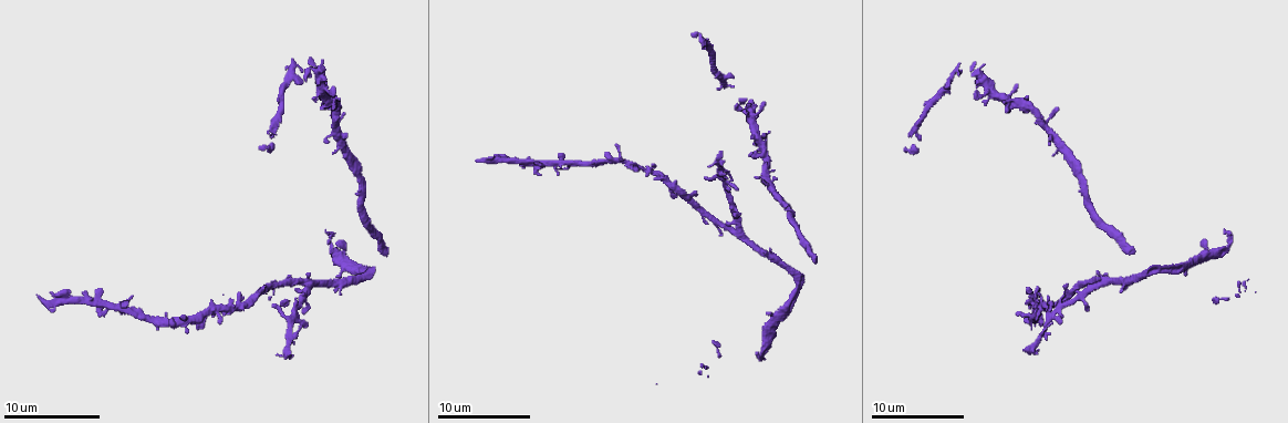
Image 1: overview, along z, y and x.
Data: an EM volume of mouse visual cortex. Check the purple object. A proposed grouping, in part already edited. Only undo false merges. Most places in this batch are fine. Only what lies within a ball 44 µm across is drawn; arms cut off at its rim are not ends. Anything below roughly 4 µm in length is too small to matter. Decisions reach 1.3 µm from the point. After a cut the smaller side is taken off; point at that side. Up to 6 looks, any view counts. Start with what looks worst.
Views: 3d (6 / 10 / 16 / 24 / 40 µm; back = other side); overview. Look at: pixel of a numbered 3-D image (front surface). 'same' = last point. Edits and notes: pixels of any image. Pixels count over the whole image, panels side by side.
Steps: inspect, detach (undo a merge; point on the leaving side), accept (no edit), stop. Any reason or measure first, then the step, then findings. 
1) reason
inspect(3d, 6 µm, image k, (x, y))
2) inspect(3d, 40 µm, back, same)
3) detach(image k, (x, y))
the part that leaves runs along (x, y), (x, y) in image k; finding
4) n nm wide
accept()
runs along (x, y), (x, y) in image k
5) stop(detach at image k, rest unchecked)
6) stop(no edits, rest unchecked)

arms part here
inspect(3d, 16 µm, image 1, (733, 221))

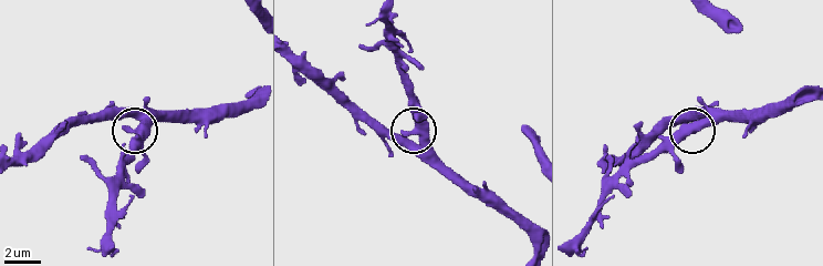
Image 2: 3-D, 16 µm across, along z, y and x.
inspect(3d, 16 µm, back, image 2, (134, 130))

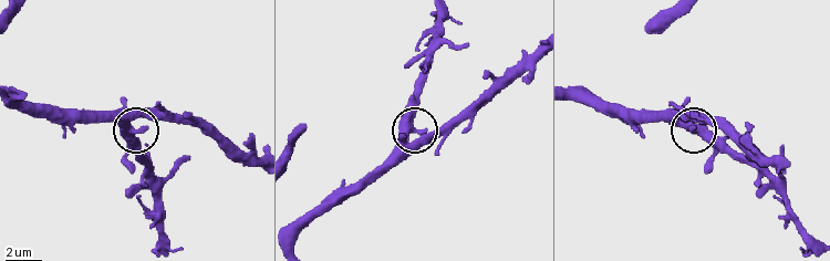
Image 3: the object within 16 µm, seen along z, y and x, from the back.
3 arms
accept()
one cell here

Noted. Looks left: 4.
narrows sharply
inspect(3d, 6 µm, image 1, (641, 170))

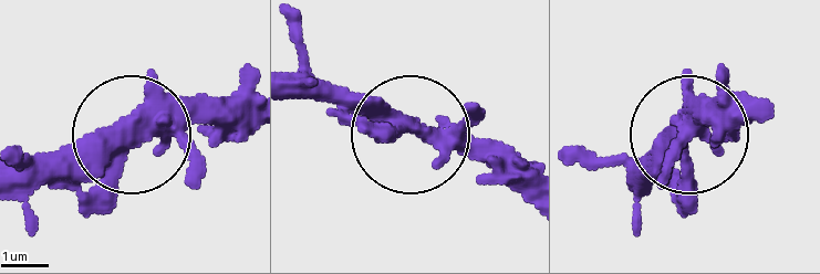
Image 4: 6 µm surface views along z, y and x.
accept()
all the same cell

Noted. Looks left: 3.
narrows sharply
inspect(3d, 10 µm, image 1, (1084, 177))

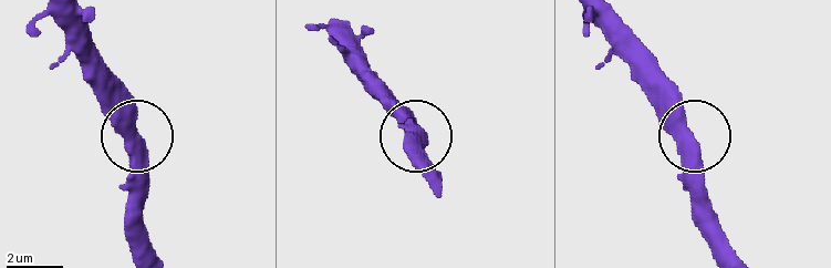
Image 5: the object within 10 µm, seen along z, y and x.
440 nm wide
accept()
runs along (735, 251), (714, 216), (681, 95), (662, 69) in image 5; continuous, no second cell

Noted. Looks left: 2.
stop(no edits, rest unchecked)

